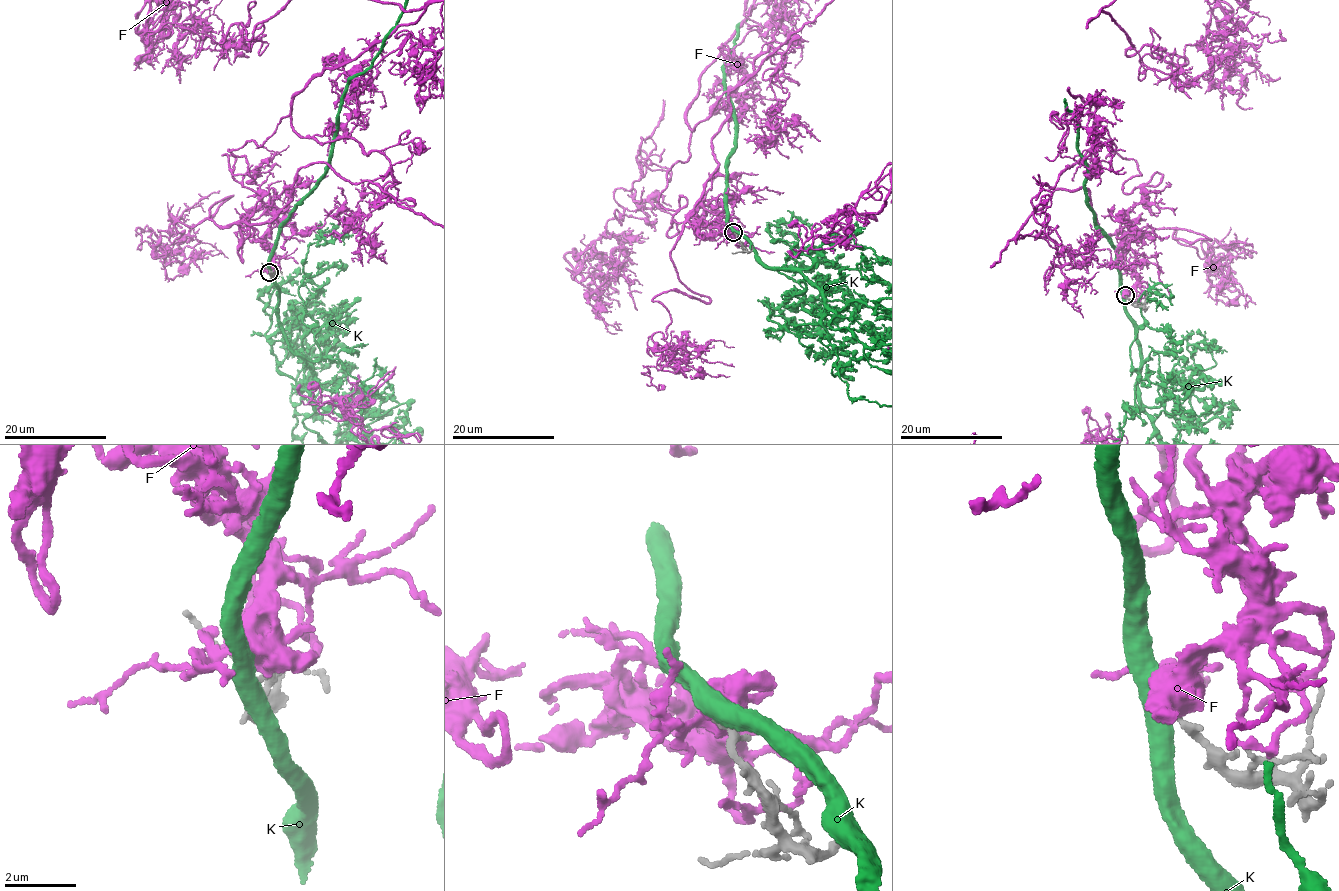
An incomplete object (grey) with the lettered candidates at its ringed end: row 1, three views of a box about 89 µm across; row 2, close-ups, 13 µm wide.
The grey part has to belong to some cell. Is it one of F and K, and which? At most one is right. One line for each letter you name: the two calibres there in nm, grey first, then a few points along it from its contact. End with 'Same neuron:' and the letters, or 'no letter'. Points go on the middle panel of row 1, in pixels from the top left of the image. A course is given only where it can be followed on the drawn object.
F: Thickness 220 nm (grey) against 220 nm
Same neuron: F

